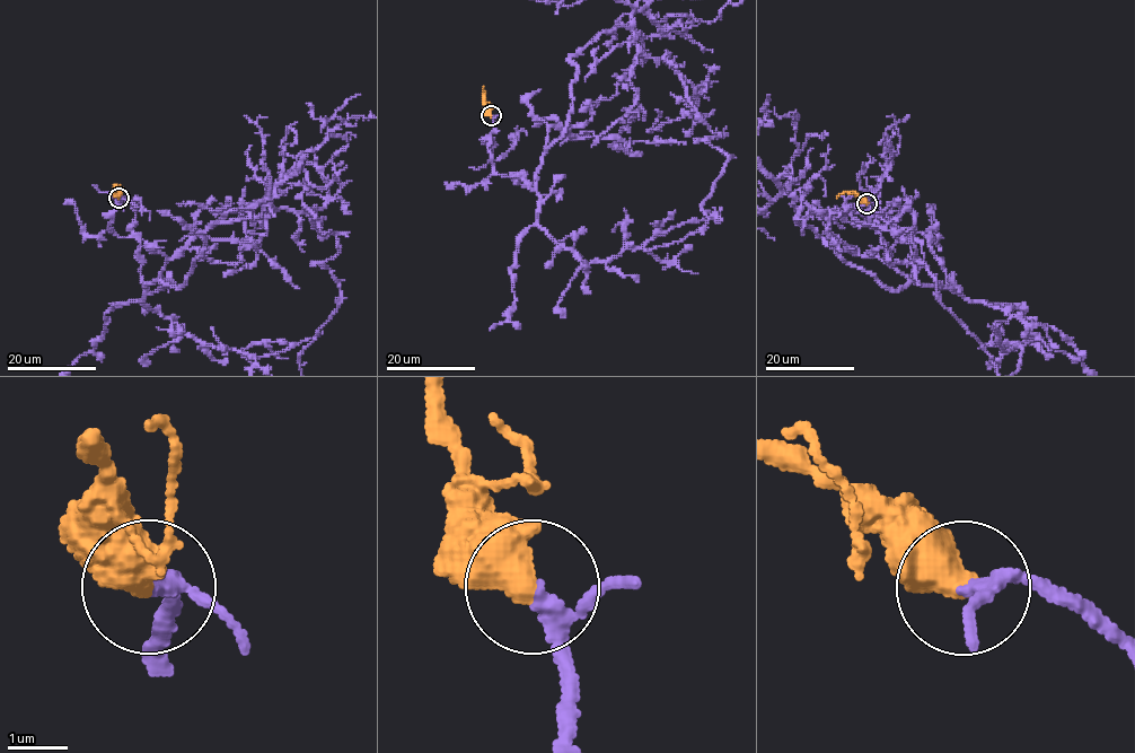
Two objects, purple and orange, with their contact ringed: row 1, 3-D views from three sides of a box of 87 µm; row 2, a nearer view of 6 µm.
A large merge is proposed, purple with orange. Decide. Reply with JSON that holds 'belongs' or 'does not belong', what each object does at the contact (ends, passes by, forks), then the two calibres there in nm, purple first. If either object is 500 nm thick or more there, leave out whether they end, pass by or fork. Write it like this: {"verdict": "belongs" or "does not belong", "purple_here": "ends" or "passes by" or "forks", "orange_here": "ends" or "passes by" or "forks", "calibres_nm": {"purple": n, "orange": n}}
{"verdict": "belongs", "calibres_nm": {"purple": 200, "orange": 600}}

